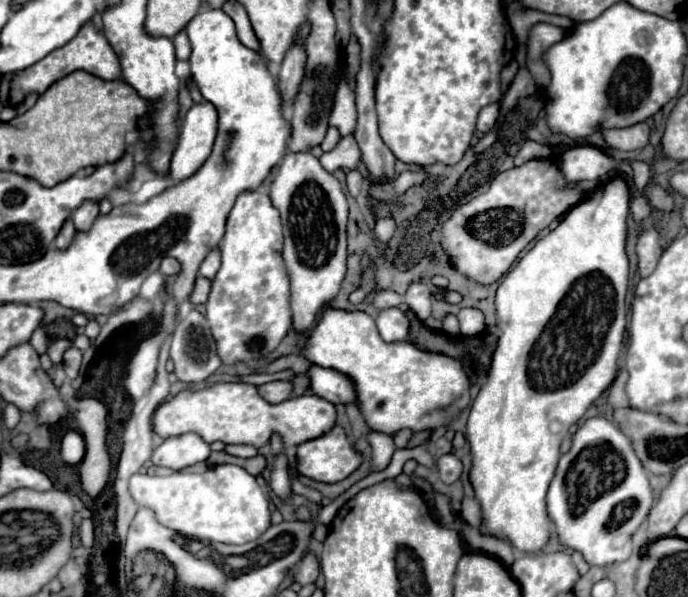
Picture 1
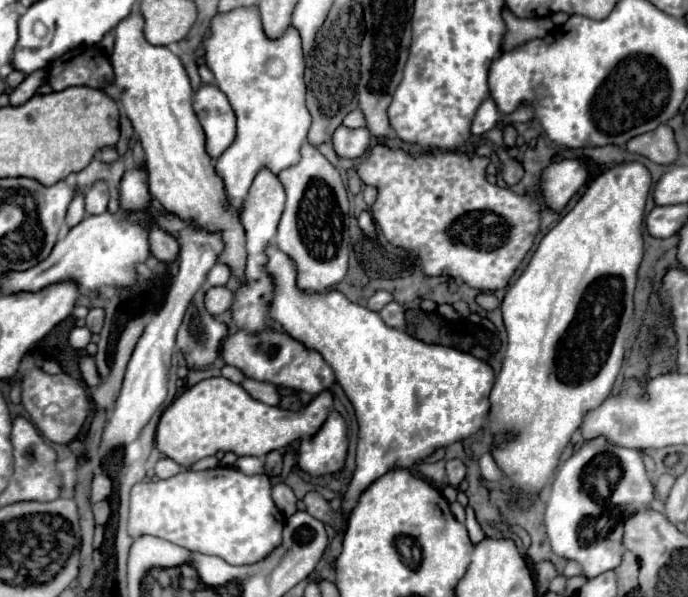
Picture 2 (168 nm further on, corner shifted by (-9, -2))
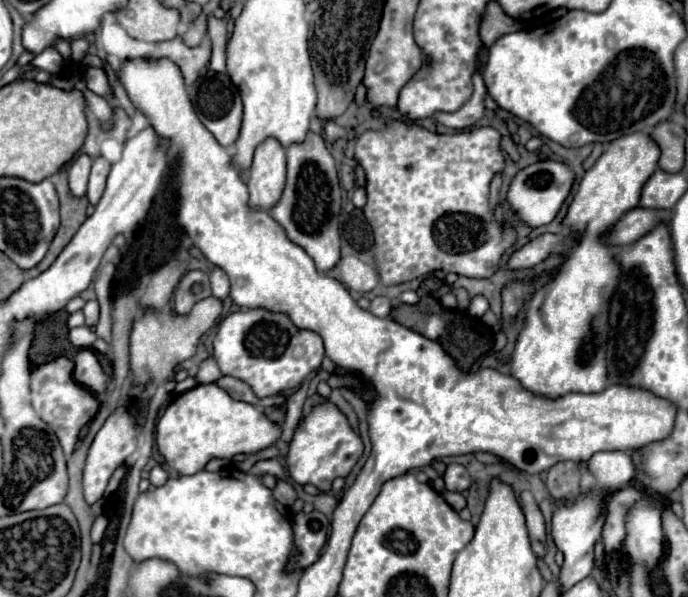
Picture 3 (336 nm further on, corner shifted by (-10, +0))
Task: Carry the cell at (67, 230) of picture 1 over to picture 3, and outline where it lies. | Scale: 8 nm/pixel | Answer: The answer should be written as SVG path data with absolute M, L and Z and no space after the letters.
M78 154L70 164L68 164L68 176L70 176L70 192L80 198L86 196L88 188L88 176L90 176L90 164L92 160L86 154Z

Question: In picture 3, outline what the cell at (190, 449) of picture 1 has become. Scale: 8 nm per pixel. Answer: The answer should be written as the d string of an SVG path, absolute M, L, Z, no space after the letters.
M154 466L150 470L150 482L152 482L152 486L162 486L166 480L168 480L168 470L166 468Z

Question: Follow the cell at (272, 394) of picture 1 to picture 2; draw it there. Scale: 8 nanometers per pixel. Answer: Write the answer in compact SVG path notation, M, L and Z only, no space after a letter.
M245 378L245 380L241 382L241 386L243 386L243 390L245 390L251 398L255 398L255 400L259 400L259 402L263 402L263 404L269 404L269 406L277 406L277 404L279 404L277 388L271 386L271 384L267 384L267 382L257 382L257 380Z

